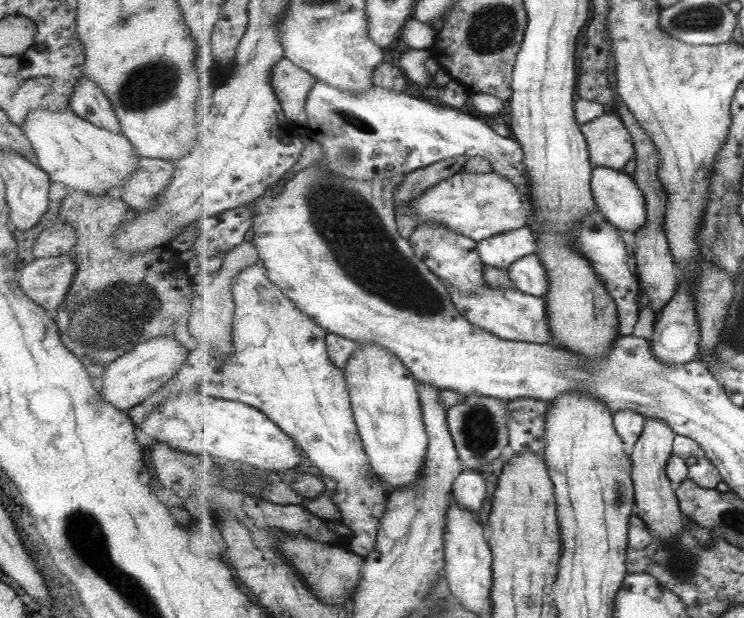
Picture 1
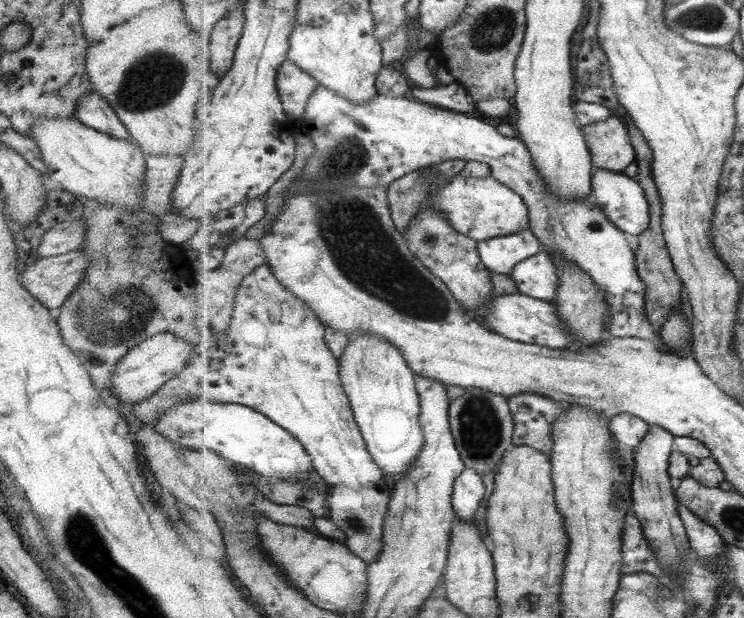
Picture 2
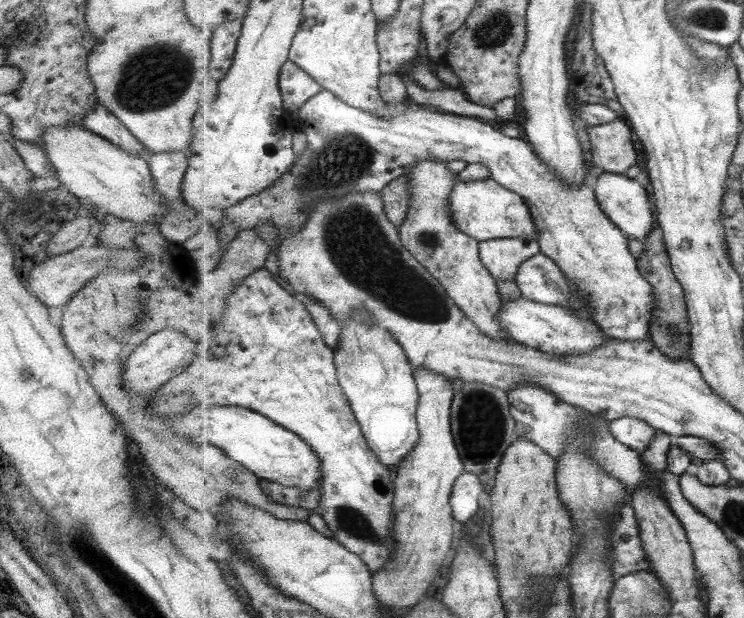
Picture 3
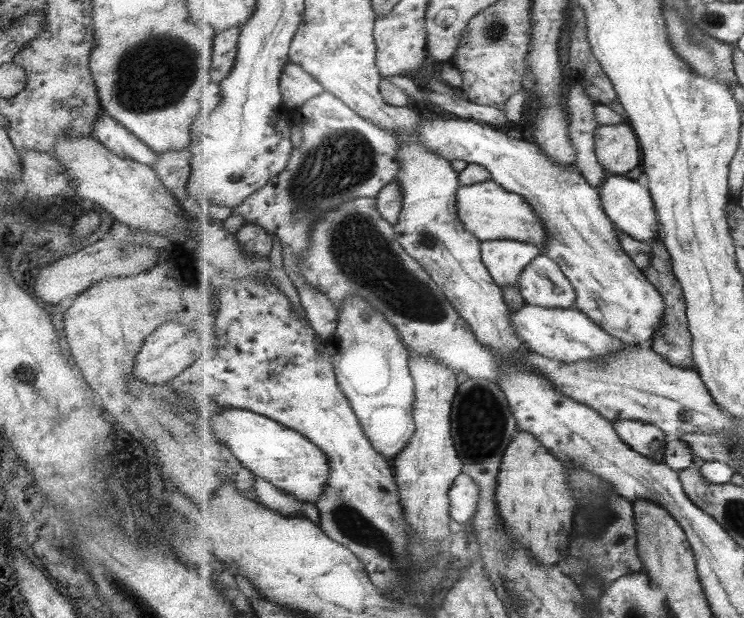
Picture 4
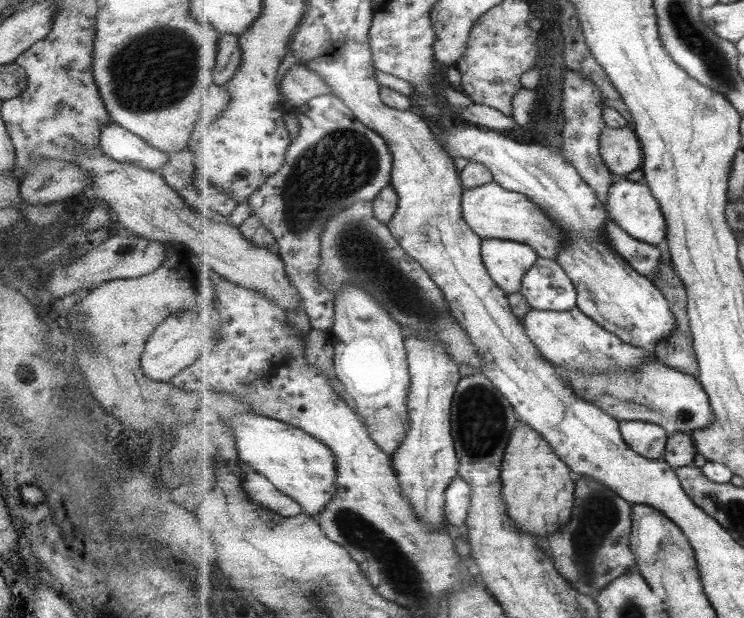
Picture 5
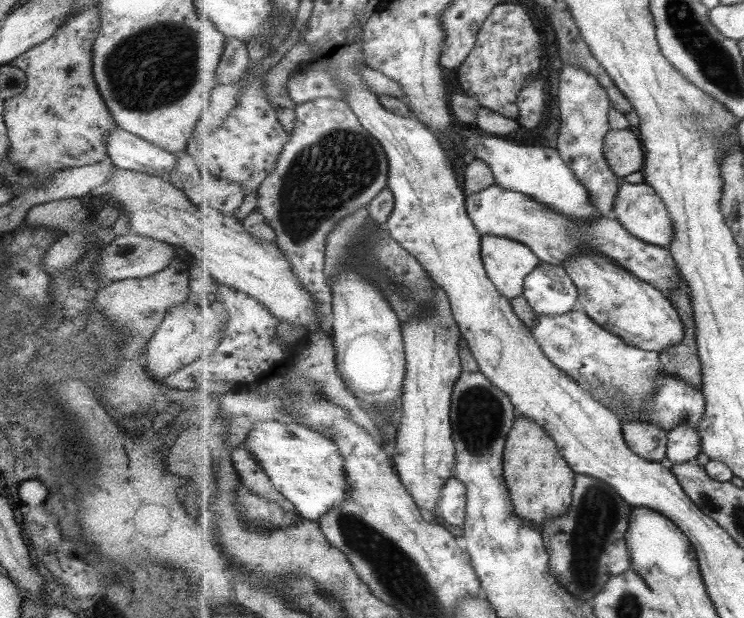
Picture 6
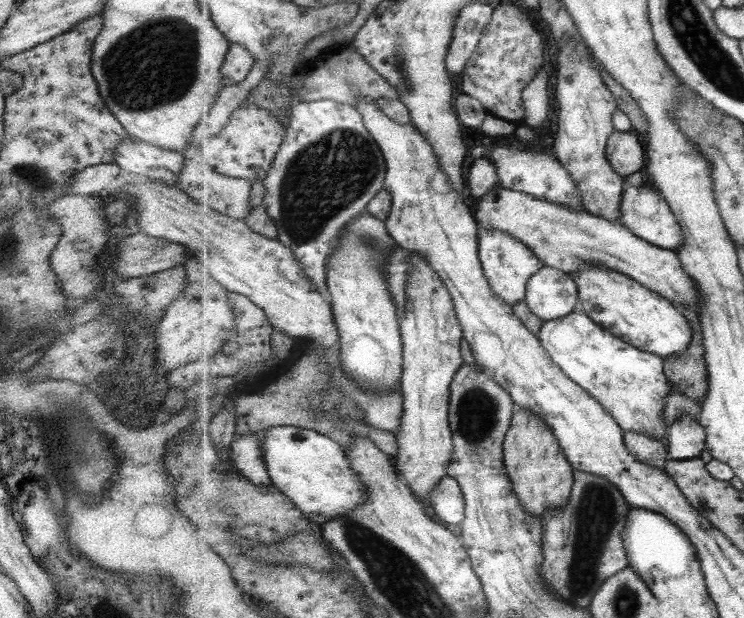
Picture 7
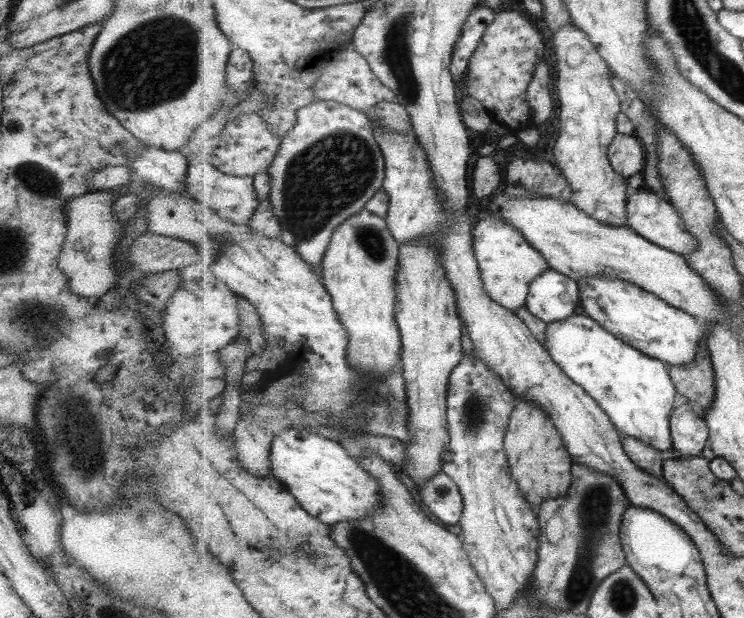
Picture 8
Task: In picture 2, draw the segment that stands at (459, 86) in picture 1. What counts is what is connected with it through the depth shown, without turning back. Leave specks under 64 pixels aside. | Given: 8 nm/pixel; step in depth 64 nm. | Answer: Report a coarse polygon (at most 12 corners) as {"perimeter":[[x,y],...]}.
{"perimeter":[[457,80],[410,92],[425,104],[463,114],[504,117],[508,98],[481,99],[473,106]]}

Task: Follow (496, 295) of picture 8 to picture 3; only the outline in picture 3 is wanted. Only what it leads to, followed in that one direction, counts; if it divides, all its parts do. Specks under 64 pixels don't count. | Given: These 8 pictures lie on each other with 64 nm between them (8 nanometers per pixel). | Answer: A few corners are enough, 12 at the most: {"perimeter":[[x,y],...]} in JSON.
{"perimeter":[[529,237],[480,243],[483,264],[498,281],[540,254]]}

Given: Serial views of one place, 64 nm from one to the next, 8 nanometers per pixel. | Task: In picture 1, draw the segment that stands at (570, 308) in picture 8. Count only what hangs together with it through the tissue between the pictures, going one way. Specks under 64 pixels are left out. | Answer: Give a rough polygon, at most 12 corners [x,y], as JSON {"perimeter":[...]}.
{"perimeter":[[536,254],[508,271],[515,289],[545,297],[547,268]]}

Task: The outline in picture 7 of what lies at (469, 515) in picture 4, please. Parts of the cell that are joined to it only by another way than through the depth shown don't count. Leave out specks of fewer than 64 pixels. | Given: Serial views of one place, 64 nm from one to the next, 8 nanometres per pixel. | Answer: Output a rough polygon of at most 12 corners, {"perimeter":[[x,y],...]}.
{"perimeter":[[443,476],[431,492],[435,514],[462,524],[466,502],[461,483]]}

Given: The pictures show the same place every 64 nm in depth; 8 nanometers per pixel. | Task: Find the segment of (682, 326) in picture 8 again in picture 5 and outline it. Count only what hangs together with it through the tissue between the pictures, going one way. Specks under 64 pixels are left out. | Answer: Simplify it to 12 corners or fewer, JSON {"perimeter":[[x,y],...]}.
{"perimeter":[[472,123],[447,155],[481,162],[567,232],[578,307],[627,344],[671,338],[670,300],[605,239],[605,203],[563,154]]}

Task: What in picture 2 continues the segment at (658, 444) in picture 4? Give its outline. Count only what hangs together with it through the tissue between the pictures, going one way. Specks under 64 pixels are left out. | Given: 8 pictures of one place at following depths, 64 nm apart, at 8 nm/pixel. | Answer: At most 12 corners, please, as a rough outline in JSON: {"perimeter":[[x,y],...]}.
{"perimeter":[[629,413],[613,417],[609,427],[618,444],[639,448],[651,429]]}

